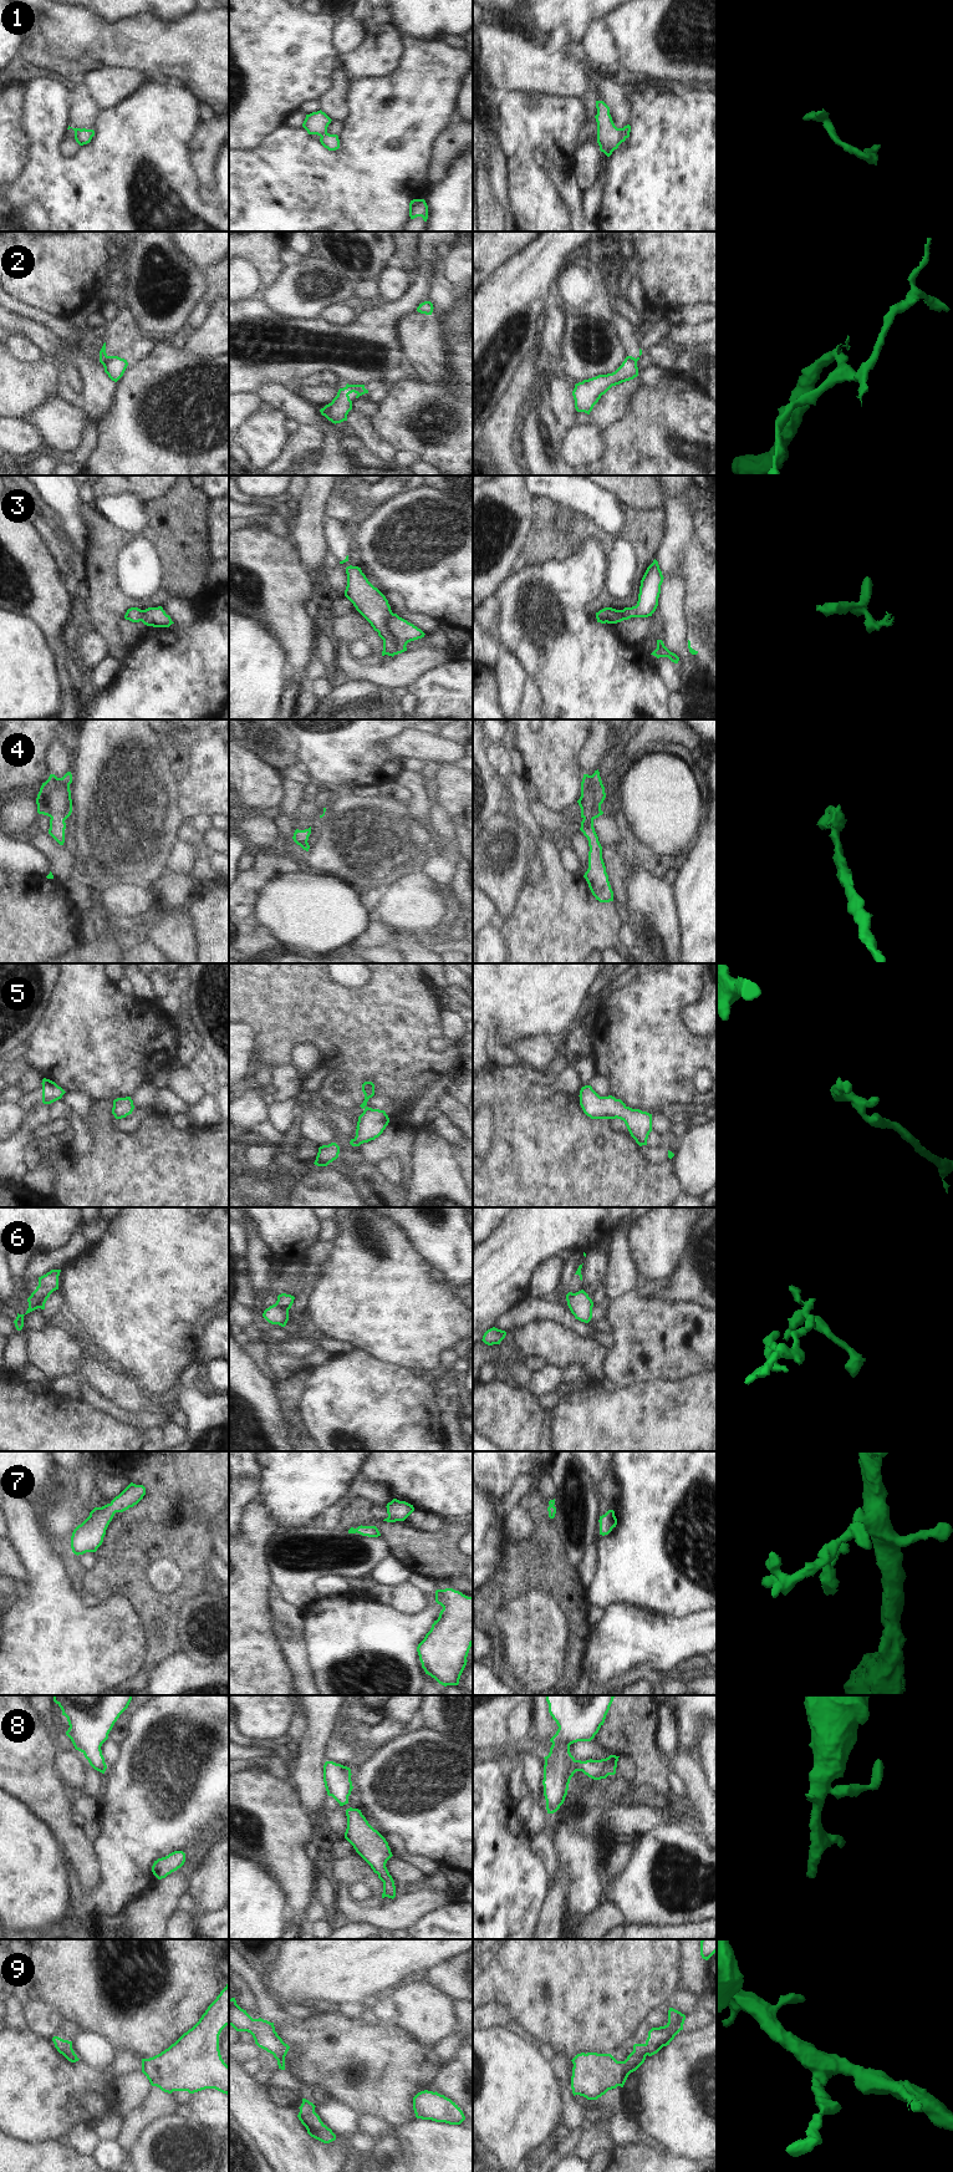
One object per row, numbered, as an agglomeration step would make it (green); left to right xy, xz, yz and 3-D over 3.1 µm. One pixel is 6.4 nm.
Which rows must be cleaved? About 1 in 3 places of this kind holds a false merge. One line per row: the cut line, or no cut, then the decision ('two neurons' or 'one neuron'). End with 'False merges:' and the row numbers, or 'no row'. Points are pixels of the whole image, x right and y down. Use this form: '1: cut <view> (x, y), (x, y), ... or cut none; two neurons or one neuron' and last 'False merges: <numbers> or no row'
1: cut none; one neuron
2: cut xz (350, 385), (361, 395); two neurons
3: cut xz (392, 613), (386, 621), (386, 626), (393, 639), (396, 654); two neurons
4: cut none; one neuron
5: cut none; one neuron
6: cut xz (275, 1303), (288, 1310); two neurons
7: cut none; one neuron
8: cut none; one neuron
9: cut none; one neuron
False merges: 2, 3, 6

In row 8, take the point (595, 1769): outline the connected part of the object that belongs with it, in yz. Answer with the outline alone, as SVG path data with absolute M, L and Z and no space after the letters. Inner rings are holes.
M546 1695L549 1713L559 1729L550 1739L550 1753L544 1765L544 1796L547 1814L556 1812L564 1804L569 1784L576 1771L593 1780L616 1774L620 1756L601 1760L576 1760L570 1745L591 1741L603 1725L615 1695Z

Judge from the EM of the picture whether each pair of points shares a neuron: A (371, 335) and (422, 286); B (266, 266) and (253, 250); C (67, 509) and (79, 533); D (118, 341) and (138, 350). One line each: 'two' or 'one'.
A: one
B: one
C: one
D: two

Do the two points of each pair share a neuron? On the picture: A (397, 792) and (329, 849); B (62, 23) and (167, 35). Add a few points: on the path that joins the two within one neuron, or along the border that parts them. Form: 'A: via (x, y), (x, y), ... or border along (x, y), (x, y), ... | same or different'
A: border along (378, 795), (392, 798), (404, 804) | different
B: via (88, 35), (141, 35) | same

